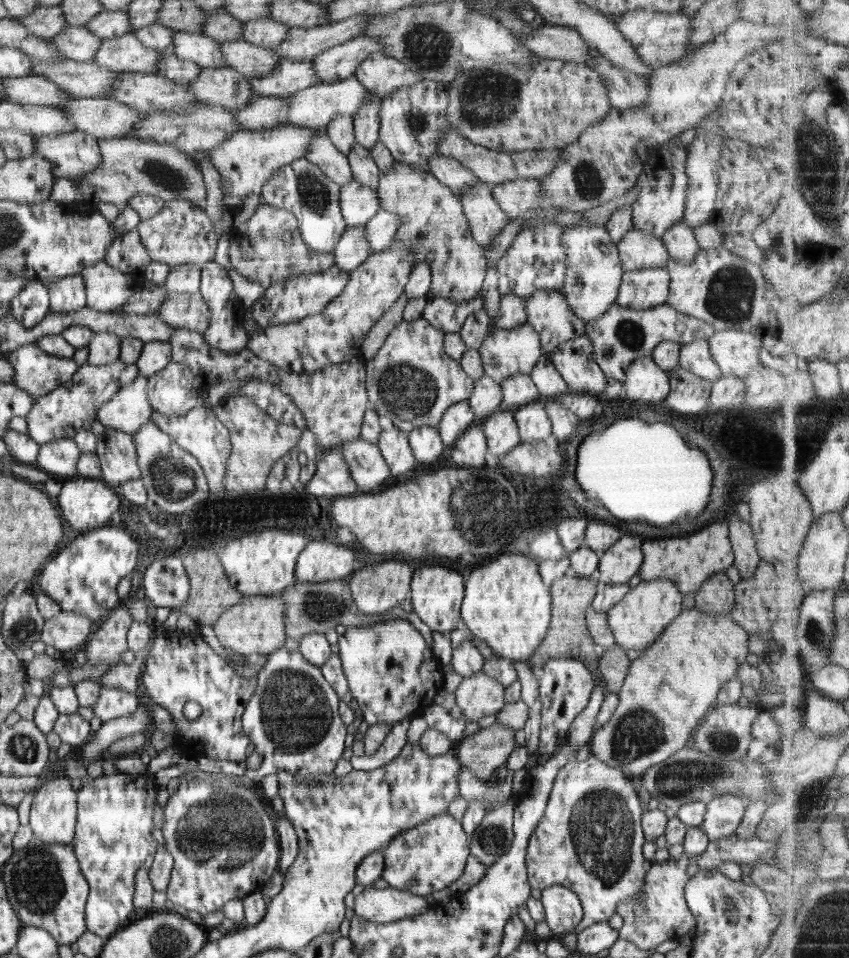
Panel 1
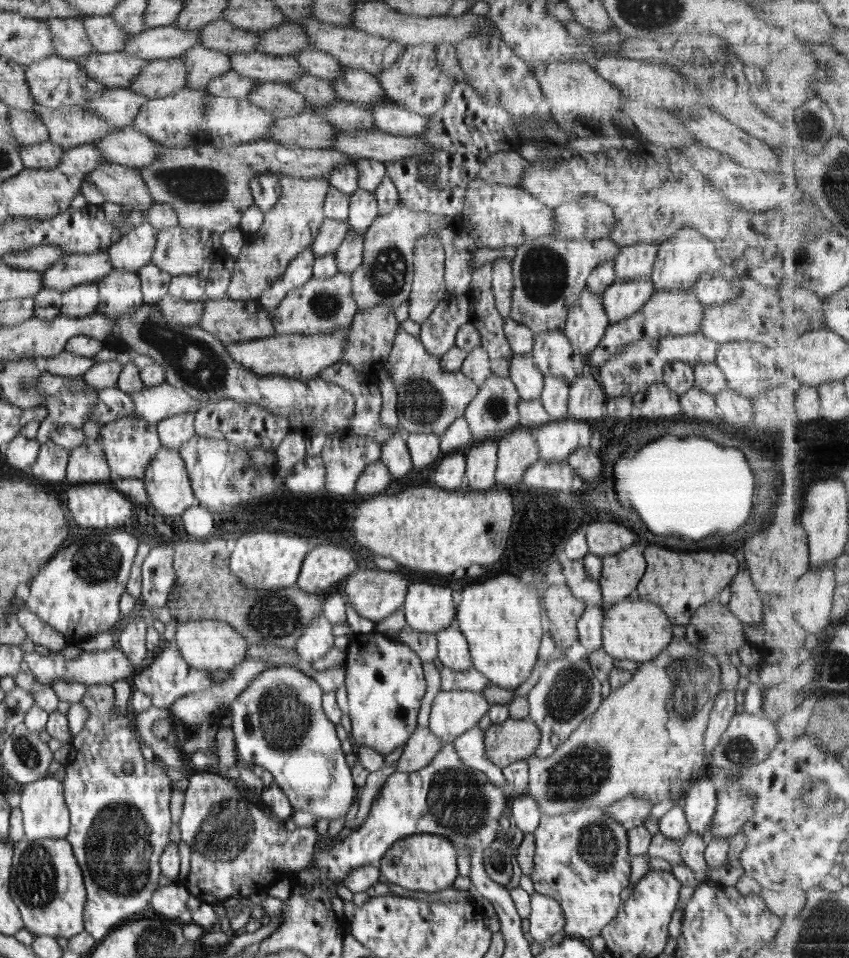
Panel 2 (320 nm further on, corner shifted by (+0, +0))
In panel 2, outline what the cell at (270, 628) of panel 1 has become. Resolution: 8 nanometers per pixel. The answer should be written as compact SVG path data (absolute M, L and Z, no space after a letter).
M203 619L176 623L176 639L184 660L198 670L232 670L239 662L248 658L249 643L225 621Z

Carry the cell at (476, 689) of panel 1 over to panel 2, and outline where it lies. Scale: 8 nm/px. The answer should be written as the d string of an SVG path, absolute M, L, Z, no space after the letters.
M441 690L431 705L429 729L444 744L453 743L457 736L478 725L490 707L482 692Z

